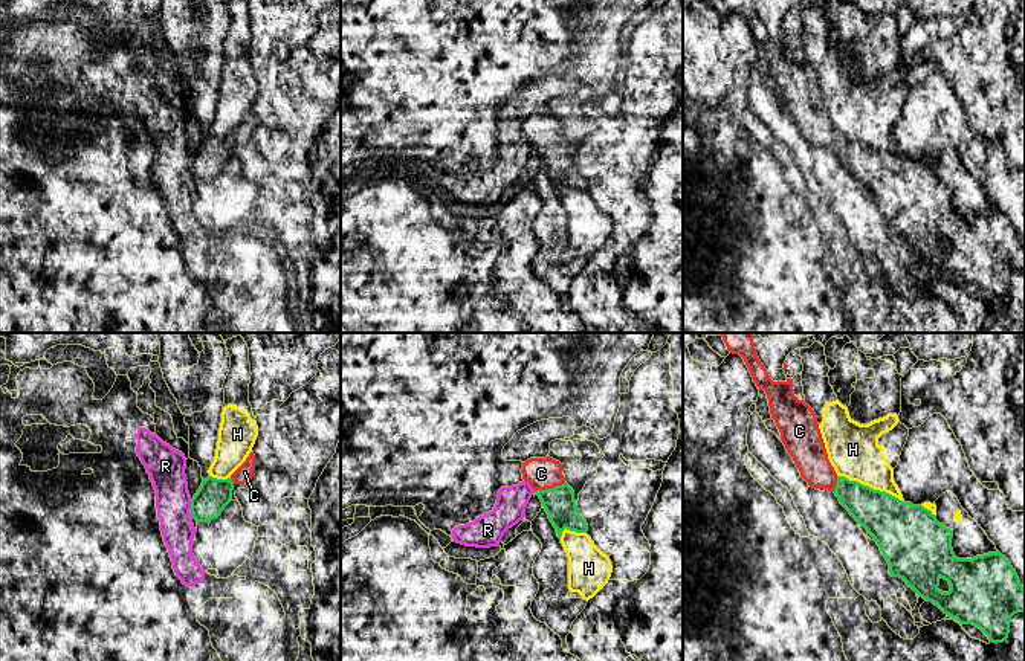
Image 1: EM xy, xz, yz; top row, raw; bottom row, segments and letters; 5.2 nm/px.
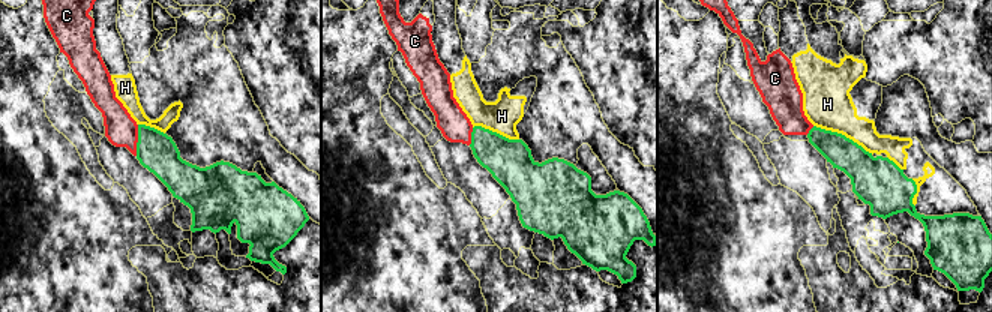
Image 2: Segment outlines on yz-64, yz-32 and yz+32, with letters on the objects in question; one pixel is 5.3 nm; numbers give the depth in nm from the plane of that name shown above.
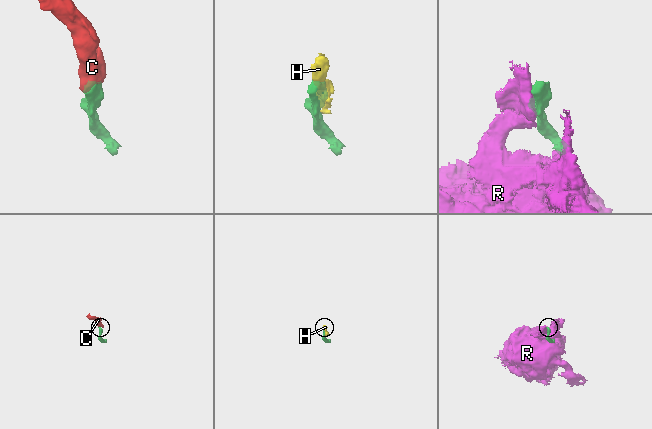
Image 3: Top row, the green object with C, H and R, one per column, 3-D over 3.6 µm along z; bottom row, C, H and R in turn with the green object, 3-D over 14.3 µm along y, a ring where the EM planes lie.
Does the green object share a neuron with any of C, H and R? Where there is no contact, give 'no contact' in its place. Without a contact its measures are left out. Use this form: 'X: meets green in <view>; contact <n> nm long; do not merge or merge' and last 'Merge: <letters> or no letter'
C: meets green in xz; contact 180 nm long; merge
H: meets green in yz; contact 380 nm long; do not merge
R: meets green in xy; contact 60 nm long; do not merge
Merge: C

